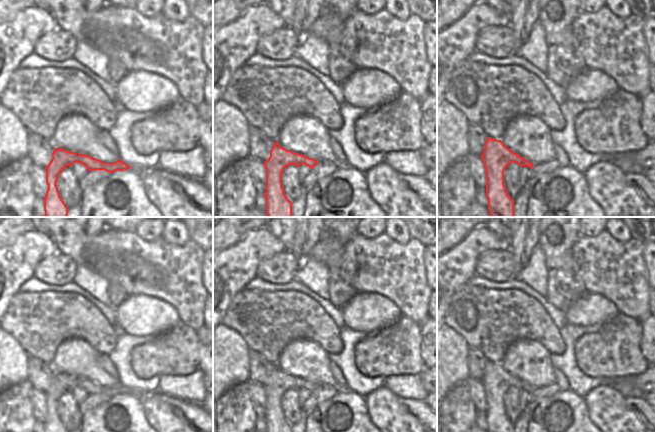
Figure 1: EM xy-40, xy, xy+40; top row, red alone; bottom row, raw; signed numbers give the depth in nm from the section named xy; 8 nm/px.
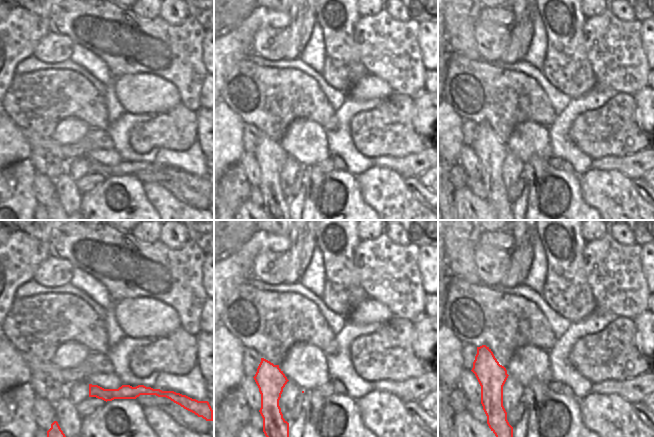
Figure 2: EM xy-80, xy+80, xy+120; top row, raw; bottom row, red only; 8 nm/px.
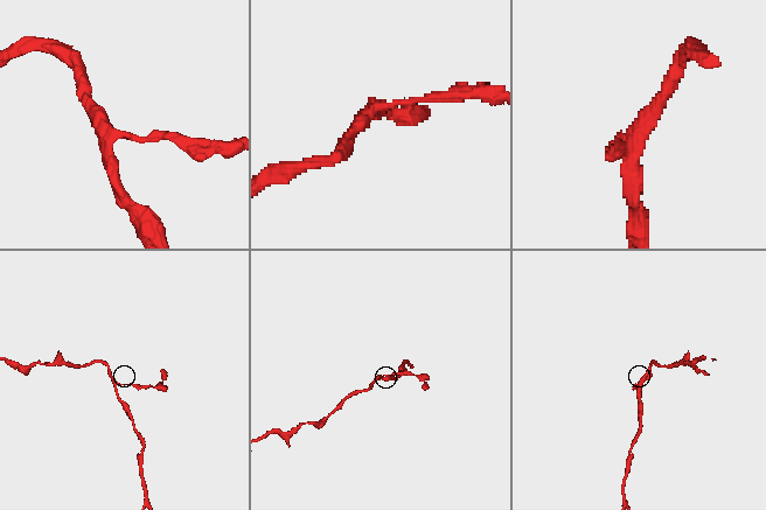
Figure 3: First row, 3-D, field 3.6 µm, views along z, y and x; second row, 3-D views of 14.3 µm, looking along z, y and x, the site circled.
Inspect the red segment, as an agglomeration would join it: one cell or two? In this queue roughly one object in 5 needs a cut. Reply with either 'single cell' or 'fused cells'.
single cell

